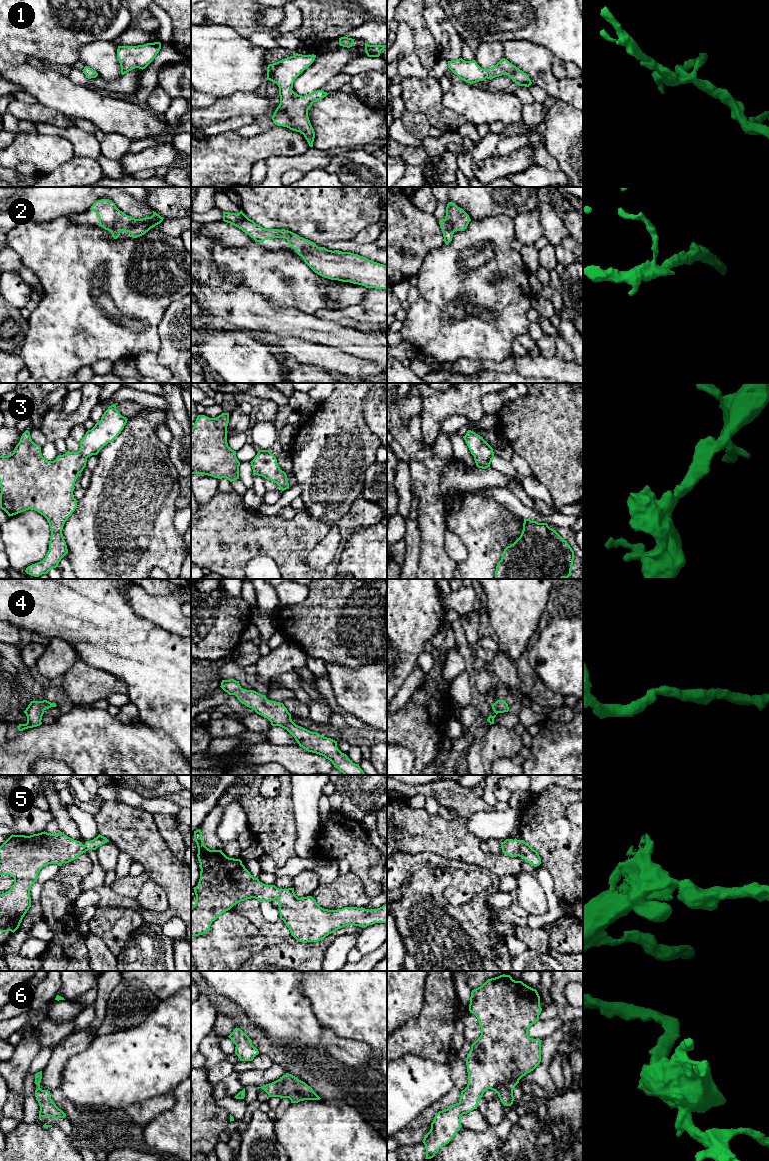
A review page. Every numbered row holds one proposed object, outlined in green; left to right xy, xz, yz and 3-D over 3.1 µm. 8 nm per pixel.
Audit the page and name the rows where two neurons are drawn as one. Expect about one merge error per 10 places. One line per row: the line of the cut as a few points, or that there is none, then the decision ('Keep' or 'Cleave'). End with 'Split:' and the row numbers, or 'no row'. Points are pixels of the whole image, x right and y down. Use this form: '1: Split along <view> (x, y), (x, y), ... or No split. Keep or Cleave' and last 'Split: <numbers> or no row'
1: No split. Keep
2: No split. Keep
3: No split. Keep
4: No split. Keep
5: No split. Keep
6: No split. Keep
Split: no row

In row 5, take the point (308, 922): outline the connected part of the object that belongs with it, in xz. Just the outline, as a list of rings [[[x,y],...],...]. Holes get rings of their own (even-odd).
[[[200,829],[194,831],[194,840],[198,847],[200,879],[194,887],[196,903],[191,907],[191,936],[203,935],[209,931],[213,921],[234,905],[247,899],[255,898],[259,902],[278,900],[280,919],[289,928],[291,935],[299,942],[318,942],[329,934],[345,926],[367,927],[375,923],[387,924],[387,903],[377,909],[363,907],[344,907],[328,910],[320,907],[312,896],[298,898],[294,888],[279,889],[275,885],[266,885],[254,878],[240,859],[227,857],[222,850],[210,850],[203,842]]]

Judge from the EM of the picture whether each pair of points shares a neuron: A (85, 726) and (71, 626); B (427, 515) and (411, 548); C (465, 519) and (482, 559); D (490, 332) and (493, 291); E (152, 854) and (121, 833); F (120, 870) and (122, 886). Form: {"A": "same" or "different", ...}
{"A": "different", "B": "different", "C": "same", "D": "same", "E": "same", "F": "different"}

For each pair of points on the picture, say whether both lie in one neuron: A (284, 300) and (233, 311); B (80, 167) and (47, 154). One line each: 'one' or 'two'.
A: two
B: two

